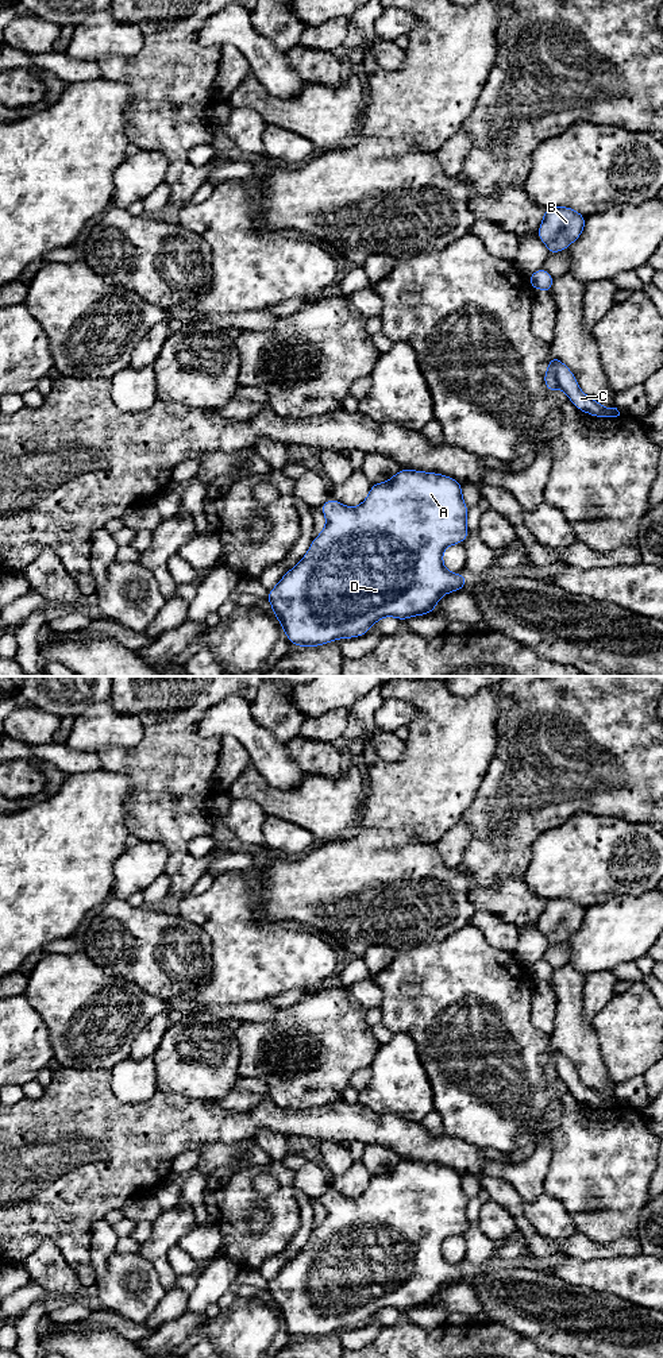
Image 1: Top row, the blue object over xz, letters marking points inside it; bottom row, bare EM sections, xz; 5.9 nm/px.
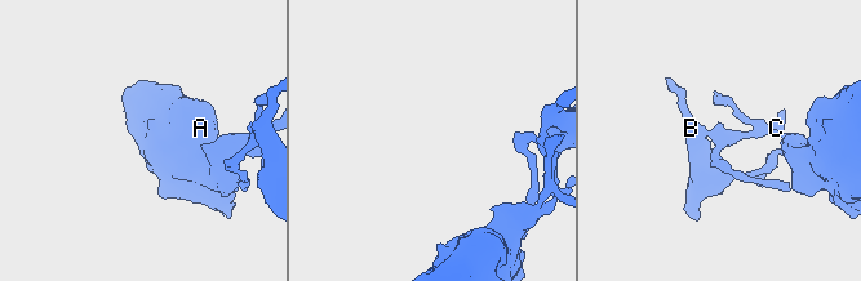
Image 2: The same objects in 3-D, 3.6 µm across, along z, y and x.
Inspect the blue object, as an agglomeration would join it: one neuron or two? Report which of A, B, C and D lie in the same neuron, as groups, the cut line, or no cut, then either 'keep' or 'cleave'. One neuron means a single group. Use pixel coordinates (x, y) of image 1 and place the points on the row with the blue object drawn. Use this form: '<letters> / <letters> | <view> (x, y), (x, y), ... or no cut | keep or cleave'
A D / B C | xz (554, 358), (554, 375), (559, 388) | cleave

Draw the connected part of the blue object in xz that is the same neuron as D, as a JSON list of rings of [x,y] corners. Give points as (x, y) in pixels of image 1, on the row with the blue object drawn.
[[[401,468],[389,481],[373,483],[366,499],[350,508],[332,497],[321,506],[327,524],[312,540],[304,558],[269,590],[266,599],[294,647],[320,647],[338,639],[361,637],[383,617],[405,621],[431,614],[447,593],[465,589],[467,576],[450,572],[443,564],[447,547],[469,536],[462,483],[437,472]]]

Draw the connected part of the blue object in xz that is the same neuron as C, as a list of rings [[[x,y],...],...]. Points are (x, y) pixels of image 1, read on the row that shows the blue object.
[[[555,358],[555,377],[558,381],[559,389],[562,389],[570,402],[579,410],[601,418],[617,417],[620,412],[617,408],[605,408],[598,401],[586,396],[577,382],[573,371],[558,358]]]

